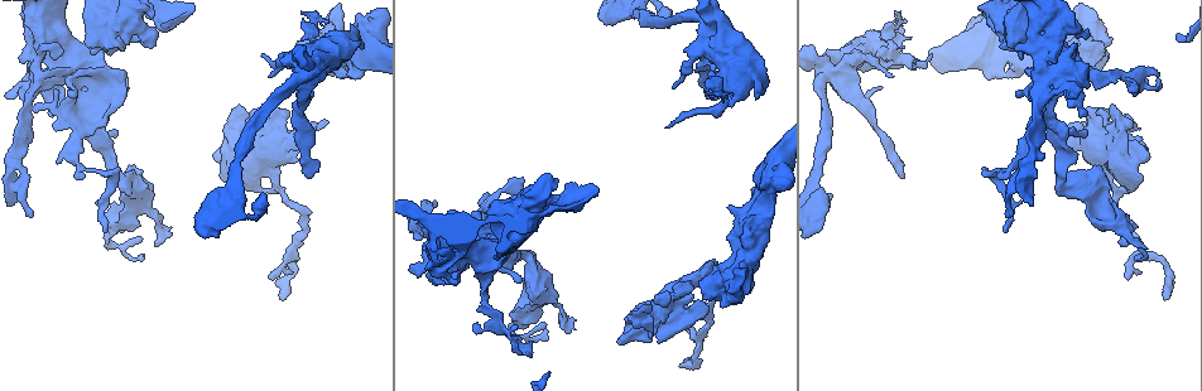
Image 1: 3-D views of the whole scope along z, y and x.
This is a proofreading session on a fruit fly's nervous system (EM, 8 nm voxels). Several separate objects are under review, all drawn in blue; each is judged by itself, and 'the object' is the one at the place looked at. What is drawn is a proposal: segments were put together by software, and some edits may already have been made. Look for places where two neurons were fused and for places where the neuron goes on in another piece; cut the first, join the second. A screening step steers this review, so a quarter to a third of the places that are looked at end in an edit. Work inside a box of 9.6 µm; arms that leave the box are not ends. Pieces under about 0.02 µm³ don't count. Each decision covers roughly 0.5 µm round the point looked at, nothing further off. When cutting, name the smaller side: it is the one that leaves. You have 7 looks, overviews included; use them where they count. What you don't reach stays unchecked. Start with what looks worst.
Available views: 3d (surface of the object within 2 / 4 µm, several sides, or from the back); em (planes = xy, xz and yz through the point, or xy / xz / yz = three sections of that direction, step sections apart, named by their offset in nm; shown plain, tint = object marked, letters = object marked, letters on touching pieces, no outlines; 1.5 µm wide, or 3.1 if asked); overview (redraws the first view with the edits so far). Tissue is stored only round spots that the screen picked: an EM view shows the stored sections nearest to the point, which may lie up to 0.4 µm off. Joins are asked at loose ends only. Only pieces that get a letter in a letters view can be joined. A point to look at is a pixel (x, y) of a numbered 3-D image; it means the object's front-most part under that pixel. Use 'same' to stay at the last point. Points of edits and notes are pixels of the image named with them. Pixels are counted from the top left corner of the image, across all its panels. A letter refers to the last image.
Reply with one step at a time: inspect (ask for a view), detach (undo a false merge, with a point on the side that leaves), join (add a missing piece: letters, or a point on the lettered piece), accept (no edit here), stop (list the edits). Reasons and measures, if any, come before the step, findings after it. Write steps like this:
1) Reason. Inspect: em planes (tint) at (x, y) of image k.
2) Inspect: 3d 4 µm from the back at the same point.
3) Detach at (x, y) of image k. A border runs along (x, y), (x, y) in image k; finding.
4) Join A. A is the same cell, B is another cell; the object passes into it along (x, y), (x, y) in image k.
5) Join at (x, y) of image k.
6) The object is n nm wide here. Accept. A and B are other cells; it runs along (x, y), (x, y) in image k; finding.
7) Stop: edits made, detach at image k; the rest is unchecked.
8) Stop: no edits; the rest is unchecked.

An open end. Inspect: em planes (letters) at (1087, 111) of image 1.

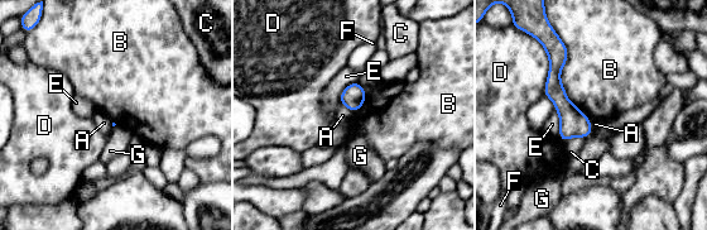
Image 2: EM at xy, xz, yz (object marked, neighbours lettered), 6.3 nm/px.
The longest contact is with B, 550 nm. Accept. A, B, C, D, E, F and G are other cells; a border runs along (341, 102), (352, 113) in image 2; none of them fits.

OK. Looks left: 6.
An open end. Inspect: em xz step 4 (letters) at (756, 99) of image 1.

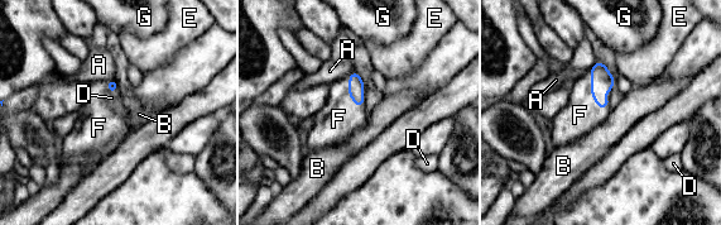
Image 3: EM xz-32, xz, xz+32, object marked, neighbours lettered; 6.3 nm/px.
Another direction. Inspect: em planes (letters) at the same point.

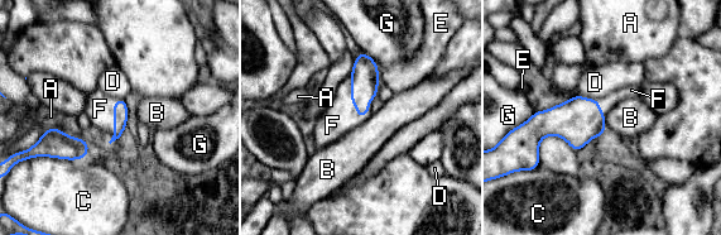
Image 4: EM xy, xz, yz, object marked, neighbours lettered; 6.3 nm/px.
Join F. F is the same cell, A, B, C, D, E and G are other cells; the object passes into it along (364, 76), (351, 97), (340, 118) in image 4; the neuron continues.

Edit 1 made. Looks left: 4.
Inspect: overview.

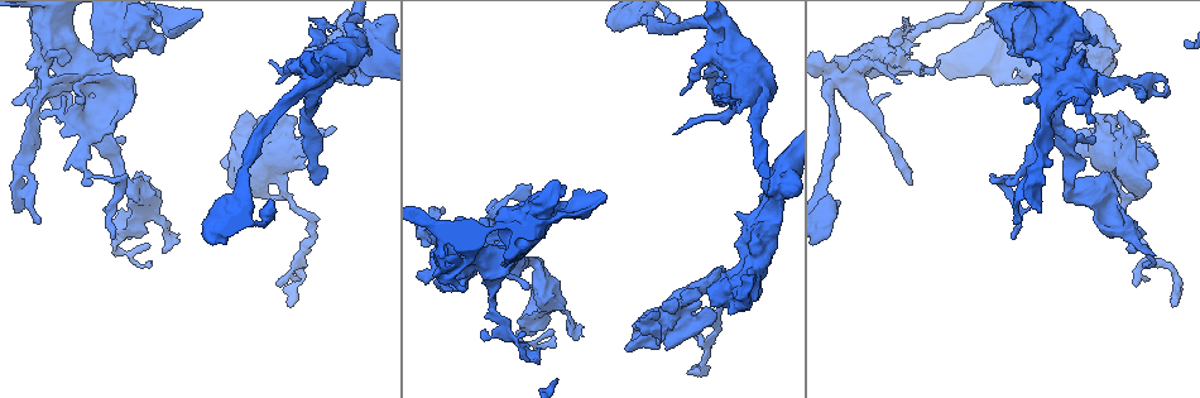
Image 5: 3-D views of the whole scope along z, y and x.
Sharp bend. Inspect: 3d 4 µm from the back at (1080, 189) of image 5.

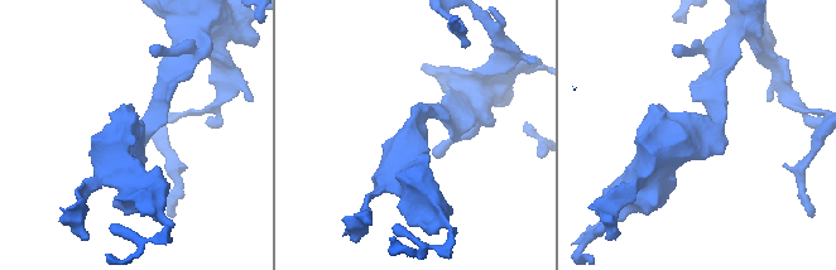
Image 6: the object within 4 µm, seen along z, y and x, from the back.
The arms are 180, 400 nm wide. Inspect: em xz step 4 (tint) at (140, 137) of image 6.

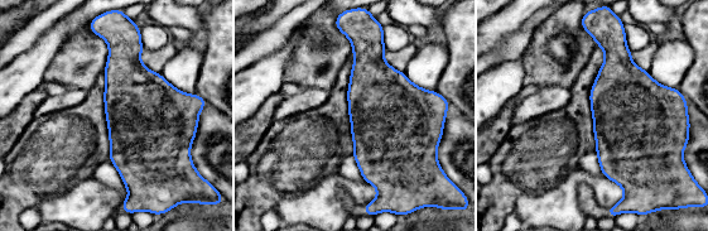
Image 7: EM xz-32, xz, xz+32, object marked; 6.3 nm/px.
Inspect: em planes (letters) at the same point.

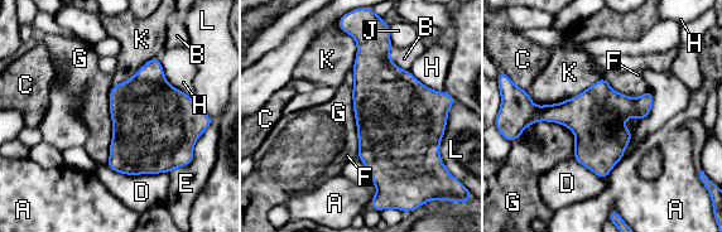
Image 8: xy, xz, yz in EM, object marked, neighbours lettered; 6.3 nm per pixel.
The object is 360 nm wide here; the longest contact is with G, 550 nm. Accept. A, B, C, D, E, F, G, H, J, K and L are other cells; continuous, no second neuron.

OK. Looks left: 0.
Stop: edits made, join at image 4; the rest is unchecked.

